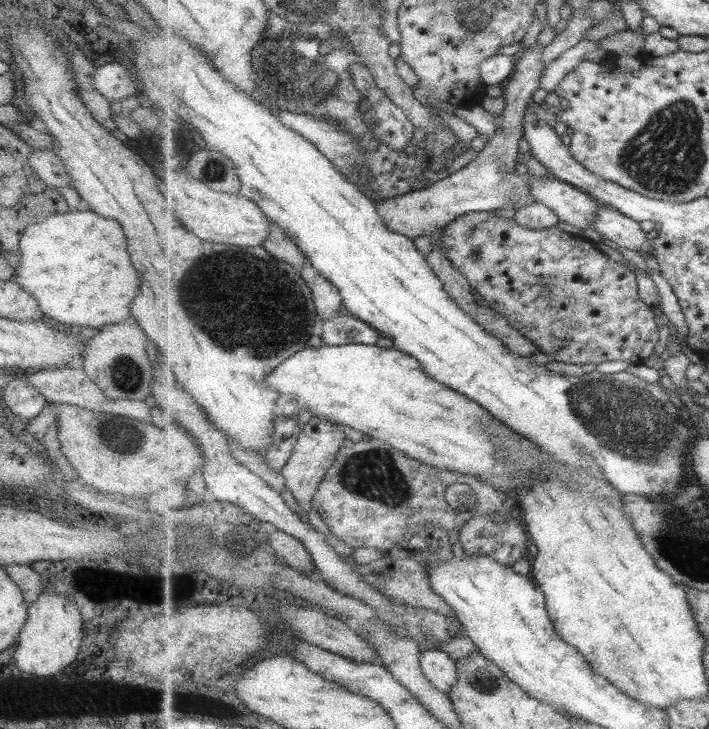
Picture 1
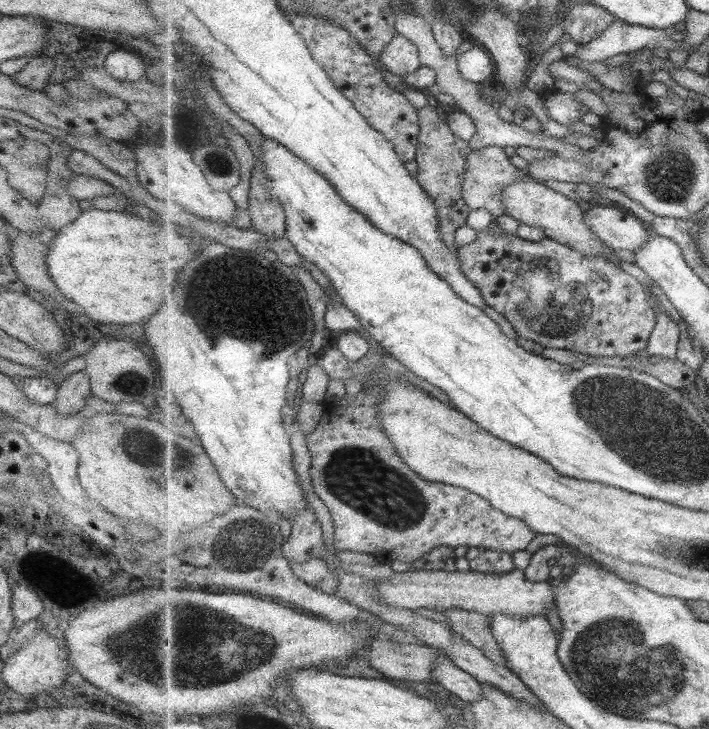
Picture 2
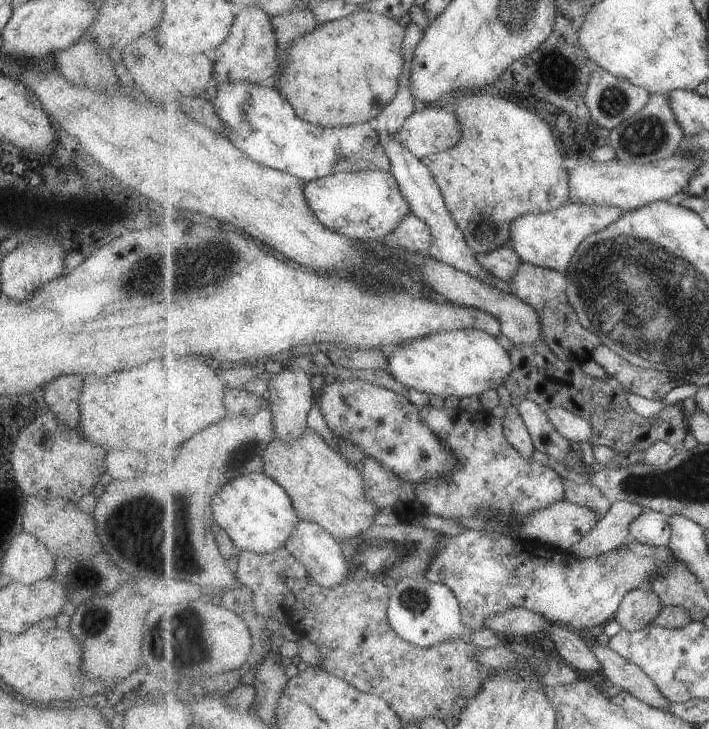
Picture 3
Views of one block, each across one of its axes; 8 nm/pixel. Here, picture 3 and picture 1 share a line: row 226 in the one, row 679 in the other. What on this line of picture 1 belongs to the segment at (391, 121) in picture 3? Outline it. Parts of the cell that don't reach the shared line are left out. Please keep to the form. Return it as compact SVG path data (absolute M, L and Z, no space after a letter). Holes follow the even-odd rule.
M427 648L423 650L420 662L427 678L430 678L431 682L439 687L439 690L448 695L460 681L456 661L441 649Z

